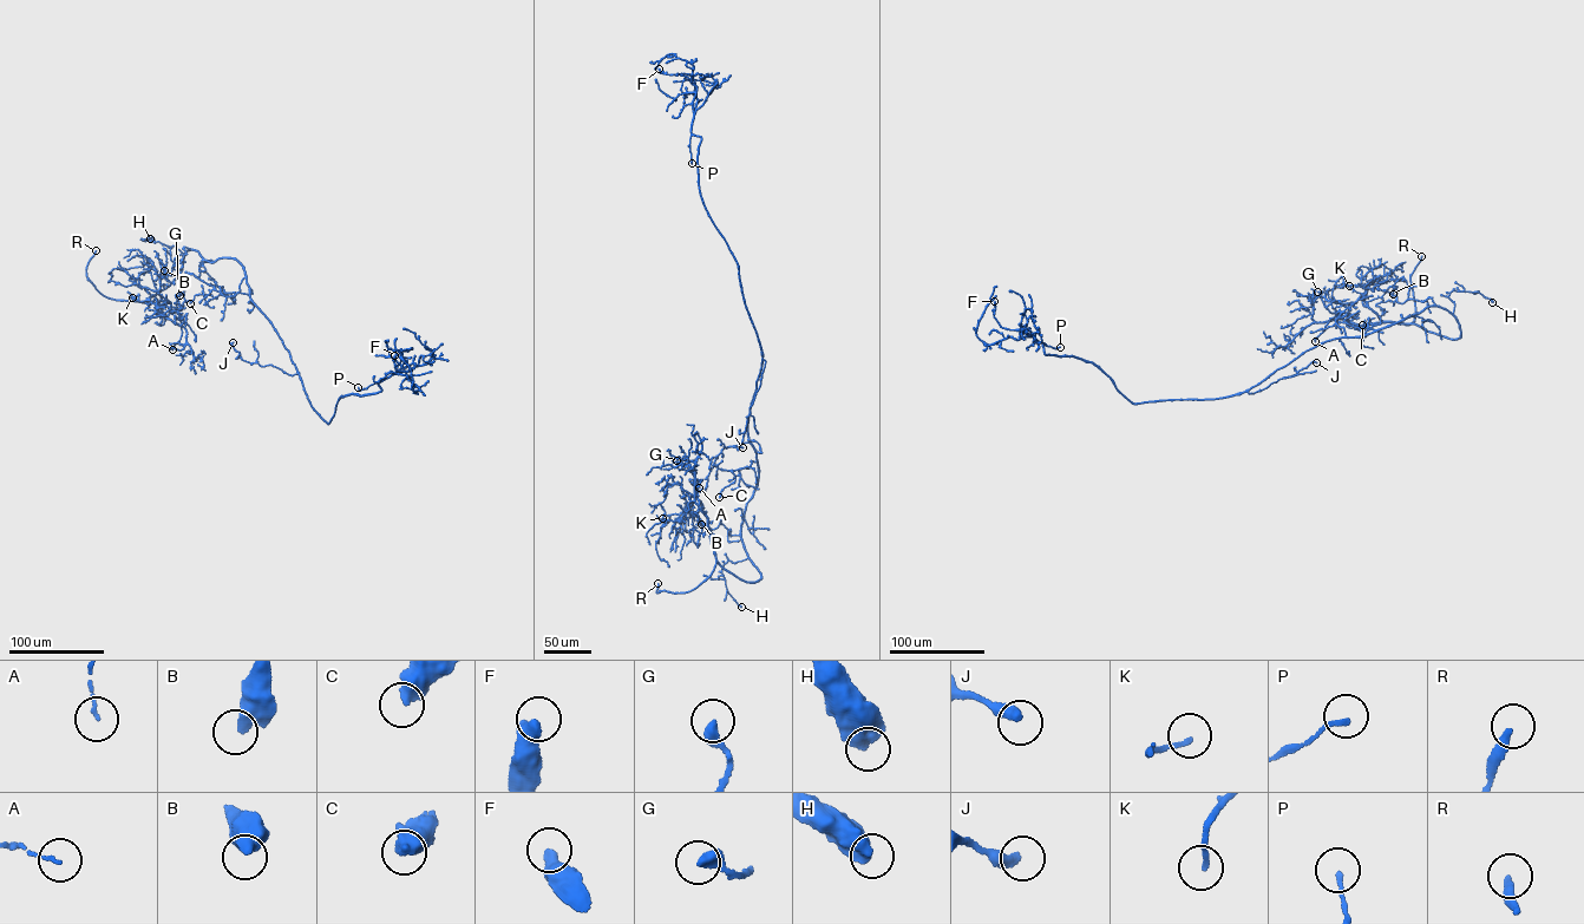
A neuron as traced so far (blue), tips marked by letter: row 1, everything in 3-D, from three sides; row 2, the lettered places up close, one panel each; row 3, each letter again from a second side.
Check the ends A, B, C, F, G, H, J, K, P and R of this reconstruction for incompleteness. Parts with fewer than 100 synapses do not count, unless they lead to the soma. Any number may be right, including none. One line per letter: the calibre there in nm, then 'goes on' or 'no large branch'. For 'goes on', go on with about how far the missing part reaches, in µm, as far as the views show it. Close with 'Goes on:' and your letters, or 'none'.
A: 100 nm | no large branch
B: 460 nm | no large branch
C: 500 nm | no large branch
F: 480 nm | no large branch
G: 400 nm | no large branch
H: 600 nm | no large branch
J: 380 nm | no large branch
K: 150 nm | no large branch
P: 150 nm | no large branch
R: 280 nm | goes on | 50 µm
Goes on: R

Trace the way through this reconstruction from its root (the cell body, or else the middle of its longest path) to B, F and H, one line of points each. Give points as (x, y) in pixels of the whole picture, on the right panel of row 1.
B: (1298, 356), (1434, 303), (1429, 297), (1406, 300), (1401, 277), (1393, 294)
F: (1298, 356), (1231, 395), (1134, 404), (1092, 362), (1046, 354), (1034, 336), (1001, 327), (994, 316), (994, 301)
H: (1298, 356), (1429, 307), (1453, 313), (1448, 296), (1454, 290), (1478, 292), (1492, 302)

